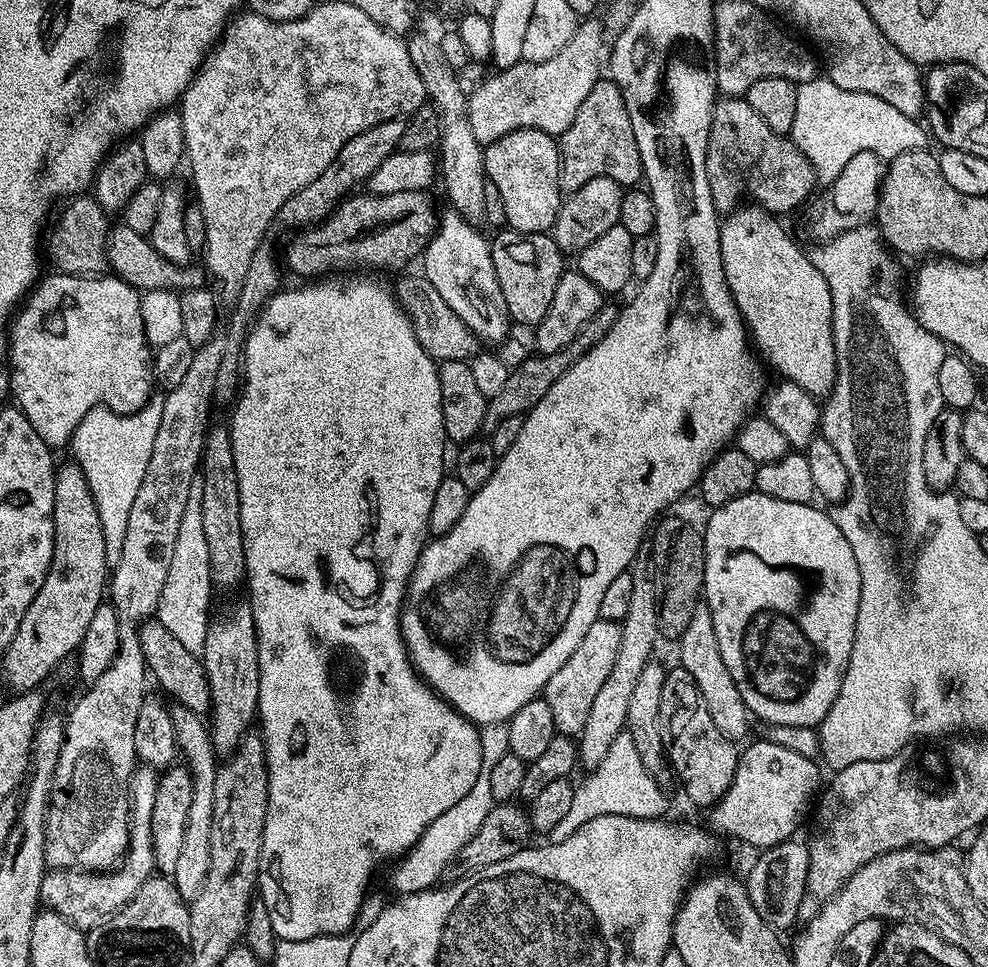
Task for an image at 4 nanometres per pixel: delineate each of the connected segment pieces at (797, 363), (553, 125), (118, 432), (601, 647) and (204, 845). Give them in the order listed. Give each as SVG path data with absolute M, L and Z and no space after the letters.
M751 202L723 217L720 249L726 282L763 363L810 395L824 398L837 387L836 368L838 372L830 286L818 274L811 255L803 252L776 220L773 213Z
M590 16L577 25L577 34L566 46L541 64L518 63L501 68L489 80L484 80L468 96L468 121L481 146L498 142L506 134L523 128L542 130L559 138L574 122L578 106L601 79L600 64L604 48L604 28L597 17Z
M153 398L129 416L114 410L92 408L78 422L70 441L75 467L90 486L90 494L98 506L98 518L102 522L102 538L106 542L106 554L119 556L126 538L126 522L134 506L134 494L146 478L146 466L150 466L150 450L154 450L154 438L158 434L158 422L162 418L163 399Z
M596 620L590 630L586 630L586 638L578 642L578 650L574 650L574 654L570 654L570 658L566 658L566 662L562 662L562 666L558 666L542 685L542 699L546 706L550 706L559 735L579 737L586 726L590 706L598 696L598 690L602 690L602 682L606 682L610 670L614 670L614 658L618 658L619 645L620 624L614 620Z
M177 703L171 705L170 711L179 755L188 773L192 775L192 797L190 811L186 814L186 831L182 834L180 857L174 865L170 879L176 885L178 894L184 900L191 902L198 894L202 882L206 882L206 870L210 870L210 822L214 822L214 782L218 767L218 753L212 745L209 725L201 713L186 710L186 706Z

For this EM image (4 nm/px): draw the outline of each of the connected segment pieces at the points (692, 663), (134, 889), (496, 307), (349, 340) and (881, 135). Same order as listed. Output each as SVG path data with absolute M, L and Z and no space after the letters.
M701 602L696 605L686 630L678 637L678 644L680 644L679 667L685 668L690 678L694 678L706 702L706 710L710 710L710 718L714 718L714 726L722 730L726 739L740 742L748 732L750 713L746 702L742 702L742 694L738 694L738 686L734 686L734 678L730 678L730 670L726 670L726 662L722 662L722 650L718 650L718 638L714 638L714 622L710 618L707 604Z
M137 767L130 785L130 815L128 818L128 851L122 863L103 872L81 872L74 868L53 868L45 871L40 898L45 909L58 913L81 930L98 926L120 912L138 894L142 882L154 874L154 848L150 838L150 813L154 810L154 794L160 785L157 769Z
M447 210L441 213L437 223L437 232L432 236L430 243L422 254L424 260L423 275L438 294L445 299L446 304L458 314L458 318L469 326L470 330L475 333L481 340L481 343L496 346L492 344L500 343L508 334L512 319L508 309L506 309L506 300L502 295L502 290L498 284L497 275L494 274L494 264L492 251L489 241L475 229L477 228L471 221L460 216L455 210Z
M356 276L356 277L354 277L354 278L353 278L353 280L348 280L348 281L346 281L346 282L345 282L345 284L343 284L343 282L342 282L342 281L340 281L340 280L328 280L328 279L332 279L332 278L324 278L324 279L321 279L321 280L320 280L320 281L319 281L319 282L308 282L308 283L305 283L305 284L308 284L308 285L306 285L306 286L305 286L305 288L292 288L292 289L290 289L290 290L289 290L289 292L283 292L283 290L280 290L280 291L277 291L277 292L276 292L276 294L275 294L275 295L273 295L273 296L271 296L271 297L269 297L269 299L268 299L268 300L267 300L267 303L266 303L266 304L265 304L265 305L264 305L264 307L263 307L263 309L262 309L262 311L261 311L261 312L260 312L260 314L259 314L259 315L258 315L258 316L257 316L257 318L256 318L256 321L255 321L255 323L254 323L254 324L253 324L253 325L252 325L252 327L251 327L251 328L250 328L250 329L249 329L249 330L248 330L248 336L247 336L247 337L246 337L246 338L245 338L245 346L244 346L244 354L243 354L243 363L242 363L242 387L241 387L241 388L240 388L240 389L239 389L239 392L238 392L238 399L237 399L237 400L236 400L236 401L235 401L235 404L236 404L236 403L237 403L237 404L236 404L236 409L234 409L234 410L233 410L233 412L232 412L232 424L231 424L231 423L230 423L230 431L231 431L231 434L232 434L232 449L233 449L233 450L234 450L234 466L235 466L235 467L236 467L236 469L237 469L237 470L238 470L238 494L239 494L239 495L240 495L240 513L241 513L241 514L242 514L242 542L243 542L243 543L244 543L244 571L245 571L245 573L246 573L246 585L247 585L247 584L248 584L248 592L249 592L249 594L248 594L248 593L247 593L247 595L248 595L248 596L249 596L249 597L250 597L250 603L251 603L251 606L252 606L252 613L253 613L253 614L254 614L254 622L255 622L255 623L256 623L256 641L257 641L257 642L258 642L258 706L257 706L257 707L256 707L256 711L257 711L257 713L258 713L258 726L259 726L259 724L260 724L260 728L258 728L258 732L259 732L259 735L261 735L261 736L263 736L263 737L264 737L264 757L265 757L265 758L266 758L266 762L267 762L267 763L268 763L268 813L267 813L267 814L266 814L266 822L265 822L265 823L264 823L264 837L263 837L263 838L262 838L262 846L261 846L261 847L260 847L260 871L259 871L259 873L258 873L258 896L259 896L259 899L261 899L261 900L263 900L263 902L264 902L264 905L265 905L265 906L266 906L266 910L267 910L267 911L268 911L268 913L269 913L269 914L270 914L270 922L271 922L271 923L272 923L272 925L273 925L273 926L274 926L274 934L275 934L275 935L276 935L276 936L277 936L277 938L279 938L279 939L280 939L280 940L305 940L305 939L306 939L306 938L314 938L314 937L315 937L315 936L339 936L339 935L341 935L341 934L344 934L344 933L347 933L347 931L346 931L346 930L347 930L347 928L348 928L348 927L350 927L350 926L351 926L351 924L352 924L352 923L354 923L354 922L355 922L355 920L356 920L356 915L358 915L358 914L359 914L359 912L360 912L360 907L362 907L362 906L363 906L363 904L364 904L364 895L366 895L366 894L367 894L367 892L368 892L368 883L370 883L370 882L371 882L371 880L372 880L372 875L374 875L374 874L375 874L375 872L376 872L376 867L378 867L378 866L379 866L379 864L380 864L380 863L382 863L382 862L383 862L383 860L388 860L388 859L390 859L390 858L391 858L391 856L396 856L396 857L395 857L395 858L400 858L400 857L403 857L403 856L404 856L404 855L405 855L405 853L407 853L407 851L408 851L408 849L409 849L409 848L413 848L413 846L415 846L415 844L416 844L416 843L417 843L417 842L418 842L418 838L419 838L419 837L420 837L420 836L422 836L422 835L424 835L424 831L425 831L425 830L426 830L426 826L430 826L430 822L434 822L434 818L438 818L438 814L442 814L442 813L443 813L443 812L444 812L444 811L446 811L446 810L450 810L450 806L454 806L454 802L459 802L459 801L460 801L460 799L462 799L462 798L463 798L463 796L465 796L465 794L466 794L466 793L467 793L467 792L469 792L469 791L470 791L470 786L474 786L474 782L478 782L478 774L479 774L479 768L480 768L480 767L481 767L481 766L482 766L482 760L483 760L483 750L482 750L482 748L481 748L481 747L480 747L480 731L481 731L481 729L480 729L480 728L479 728L479 727L477 727L477 725L475 725L475 724L473 724L473 723L472 723L472 721L471 721L471 720L467 720L467 718L465 718L465 716L464 716L464 715L462 715L462 714L461 714L461 712L458 712L458 711L456 711L456 709L455 709L455 708L453 708L453 707L452 707L452 705L451 705L451 704L449 704L449 703L448 703L448 701L446 701L446 700L444 700L444 699L443 699L443 698L441 698L441 696L437 696L437 695L436 695L436 693L435 693L435 692L433 692L433 691L432 691L432 689L431 689L431 688L429 688L429 687L428 687L428 685L427 685L427 684L425 684L425 683L424 683L424 681L423 681L423 679L422 679L422 677L421 677L421 675L420 675L420 673L419 673L419 672L417 672L417 671L416 671L416 669L415 669L415 668L413 668L413 667L412 667L412 661L411 661L411 660L409 660L409 658L408 658L408 647L407 647L407 646L406 646L406 645L405 645L405 644L404 644L404 638L403 638L403 636L401 636L401 635L400 635L400 614L401 614L401 611L402 611L402 609L403 609L403 607L404 607L404 598L405 598L405 595L406 595L406 593L407 593L407 590L408 590L408 581L409 581L409 580L411 580L411 578L412 578L412 571L413 571L413 570L415 570L415 569L416 569L416 563L417 563L417 562L418 562L418 558L419 558L419 557L420 557L420 551L421 551L421 550L423 550L423 548L424 548L424 546L425 546L425 543L426 543L426 541L427 541L427 540L428 540L428 539L429 539L429 536L430 536L430 533L429 533L429 530L428 530L428 519L429 519L429 518L430 518L430 506L431 506L431 505L432 505L432 503L433 503L433 502L434 502L434 494L435 494L435 493L436 493L436 492L437 492L437 491L438 491L438 486L439 486L439 485L440 485L440 484L441 484L441 482L442 482L442 481L443 481L443 480L444 480L444 478L445 478L445 475L446 475L446 469L444 469L444 444L445 444L445 445L446 445L446 437L445 437L445 434L444 434L444 423L443 423L443 422L442 422L442 390L438 390L438 374L437 374L437 373L436 373L436 366L437 366L437 361L435 361L435 360L433 360L433 359L432 359L432 357L430 357L430 356L428 356L428 355L427 355L427 354L426 354L426 350L422 350L422 346L421 346L421 345L420 345L420 343L419 343L419 342L418 342L418 338L417 338L417 337L416 337L416 335L415 335L415 334L414 334L414 330L413 330L413 329L412 329L412 323L410 323L410 321L408 321L408 316L407 316L407 314L405 314L405 313L404 313L404 309L403 309L403 308L401 308L401 307L400 307L400 305L399 305L399 304L397 304L397 303L396 303L396 297L395 297L395 295L393 295L393 293L392 293L392 292L391 292L391 291L389 291L389 289L388 289L388 292L387 292L387 290L386 290L386 289L384 289L384 288L383 288L383 286L382 286L382 285L380 285L380 284L379 284L379 282L378 282L378 281L376 281L376 280L367 280L367 278L366 278L366 277L364 277L364 276Z
M827 78L808 80L797 87L796 93L798 106L794 110L790 139L814 166L821 181L833 181L859 151L873 151L881 158L893 158L904 151L925 147L925 129L920 129L917 121L902 114L902 110L894 110L890 102L874 98L874 94L842 90Z

